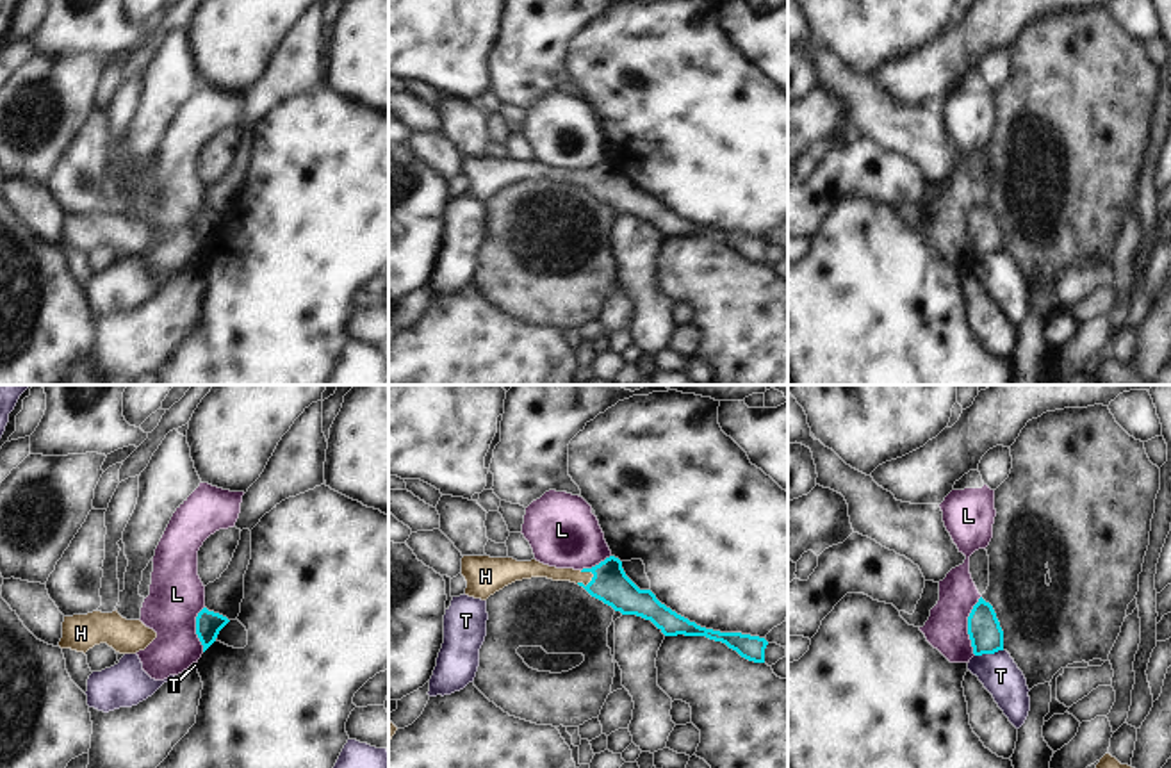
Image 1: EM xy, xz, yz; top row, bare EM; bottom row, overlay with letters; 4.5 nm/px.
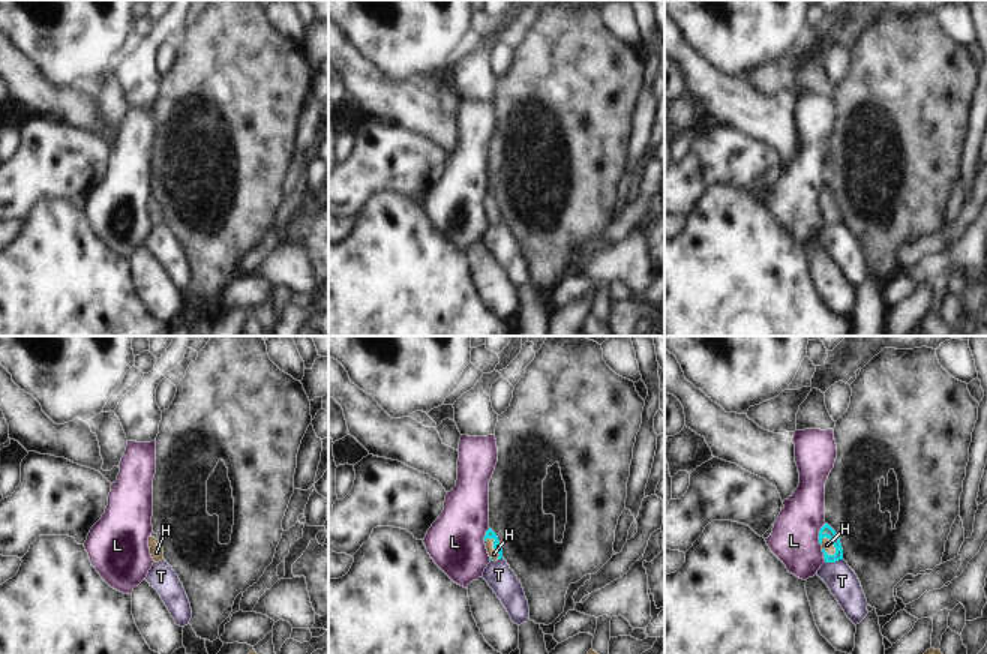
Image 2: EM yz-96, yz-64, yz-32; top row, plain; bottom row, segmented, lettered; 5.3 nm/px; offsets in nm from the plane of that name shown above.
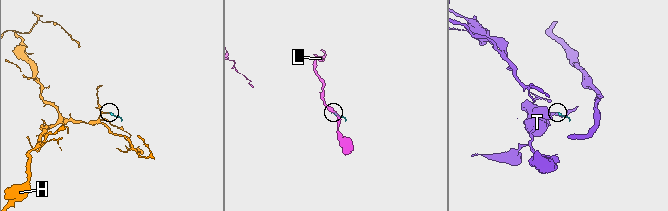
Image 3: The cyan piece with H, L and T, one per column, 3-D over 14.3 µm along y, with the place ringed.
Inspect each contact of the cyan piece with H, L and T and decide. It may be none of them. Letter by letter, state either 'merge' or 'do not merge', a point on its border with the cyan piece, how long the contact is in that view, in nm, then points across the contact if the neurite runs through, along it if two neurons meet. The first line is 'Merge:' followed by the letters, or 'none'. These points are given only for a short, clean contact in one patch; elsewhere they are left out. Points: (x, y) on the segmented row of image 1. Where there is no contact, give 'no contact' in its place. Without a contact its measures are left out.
Merge: H
H: merge; meets cyan in xz at (583, 585); contact 100 nm long; runs through xz (610, 583), (583, 585), (571, 574), (532, 569)
L: do not merge; meets cyan in yz at (968, 626); contact 280 nm long; border along yz (981, 596), (968, 617), (968, 638), (974, 654)
T: do not merge; meets cyan in yz at (988, 653); contact 130 nm long; border along yz (1002, 649), (975, 656)

